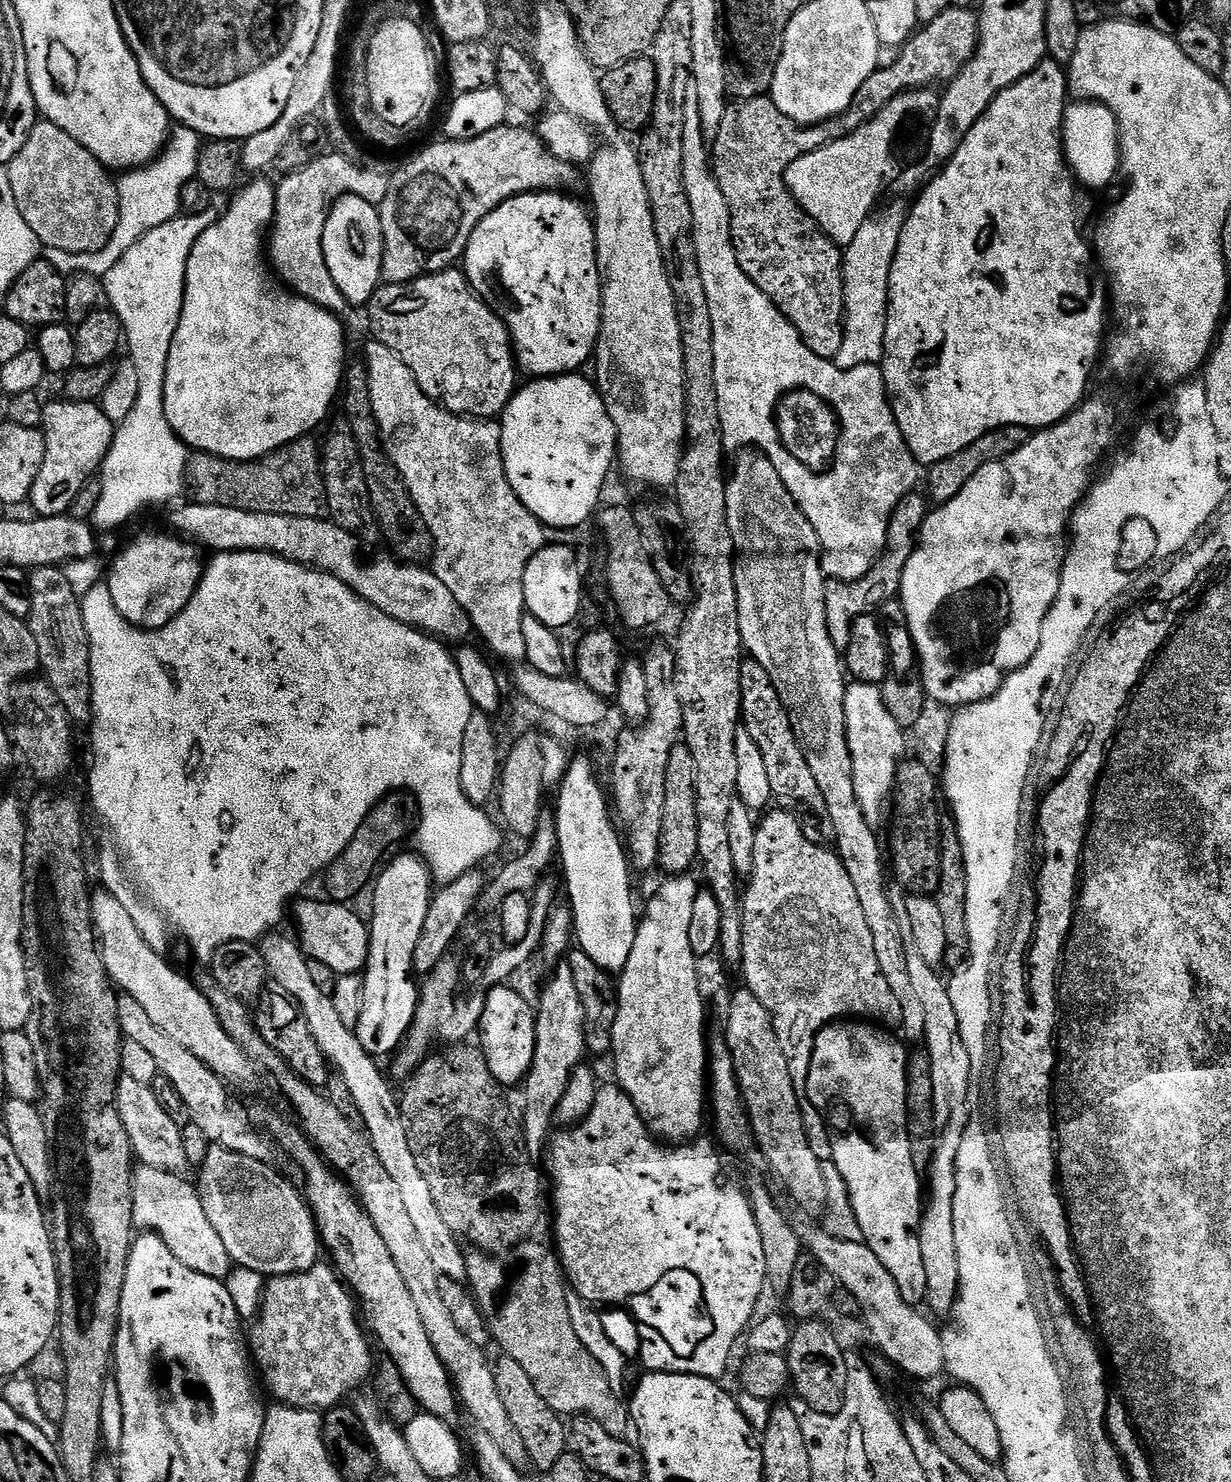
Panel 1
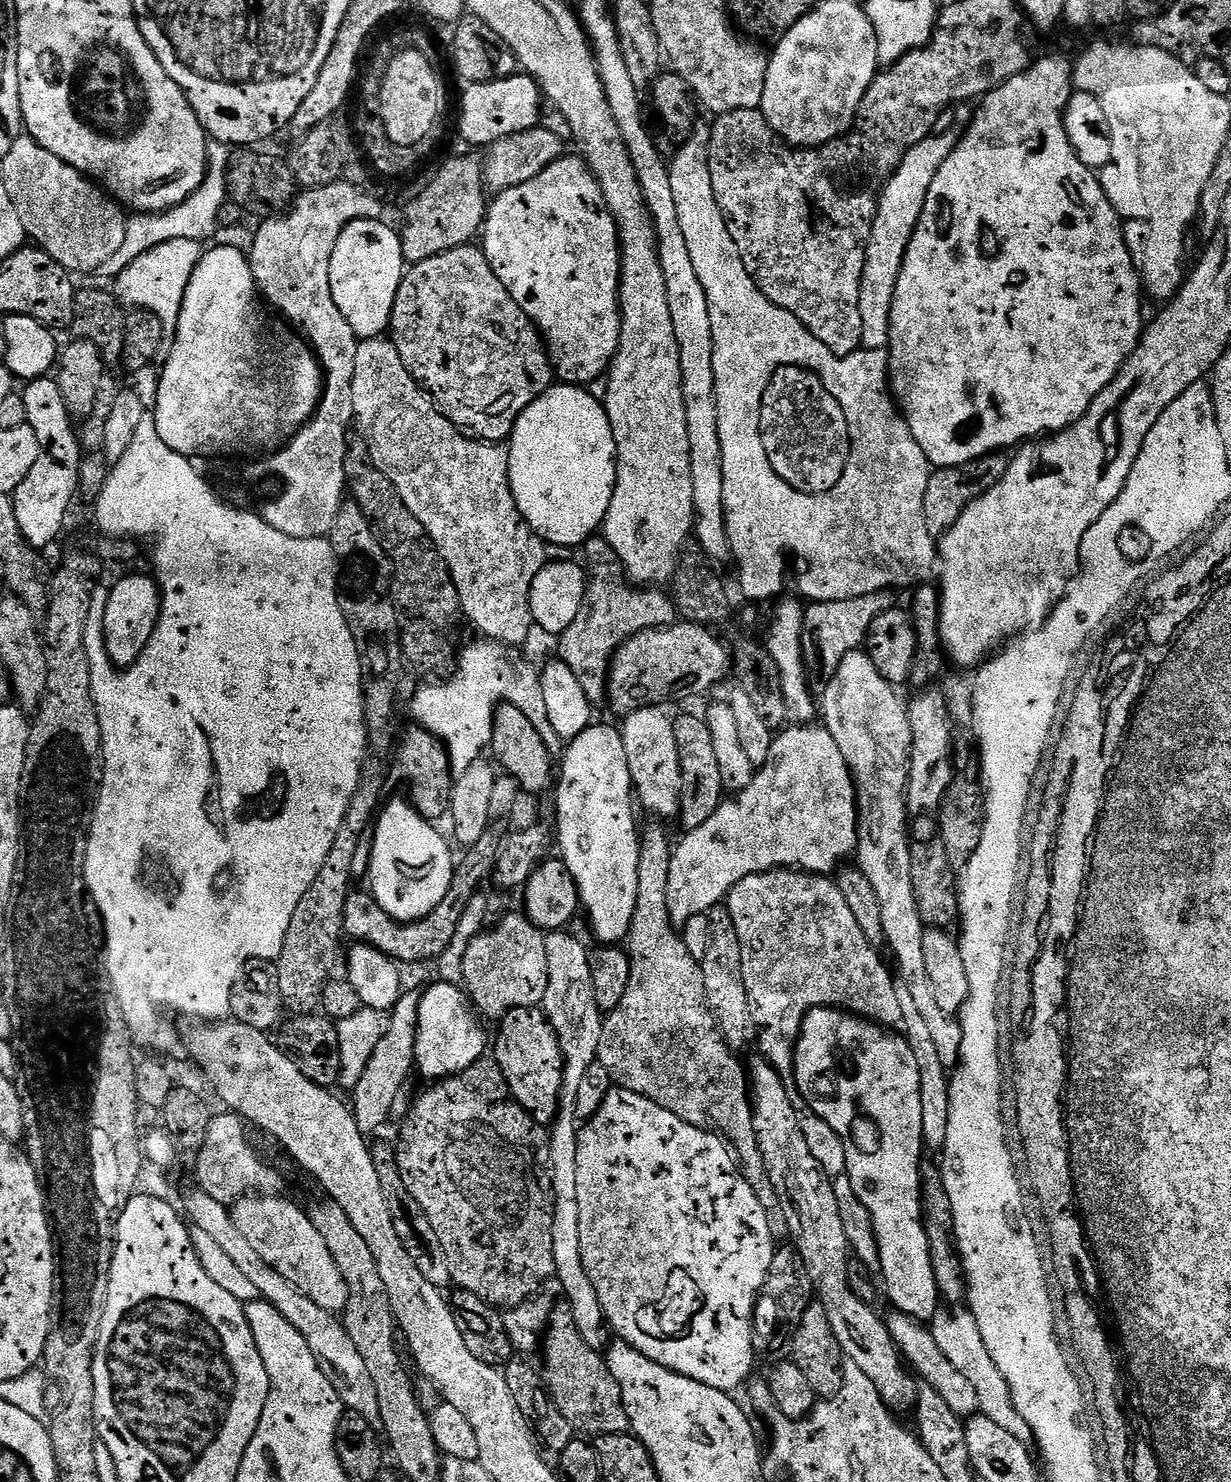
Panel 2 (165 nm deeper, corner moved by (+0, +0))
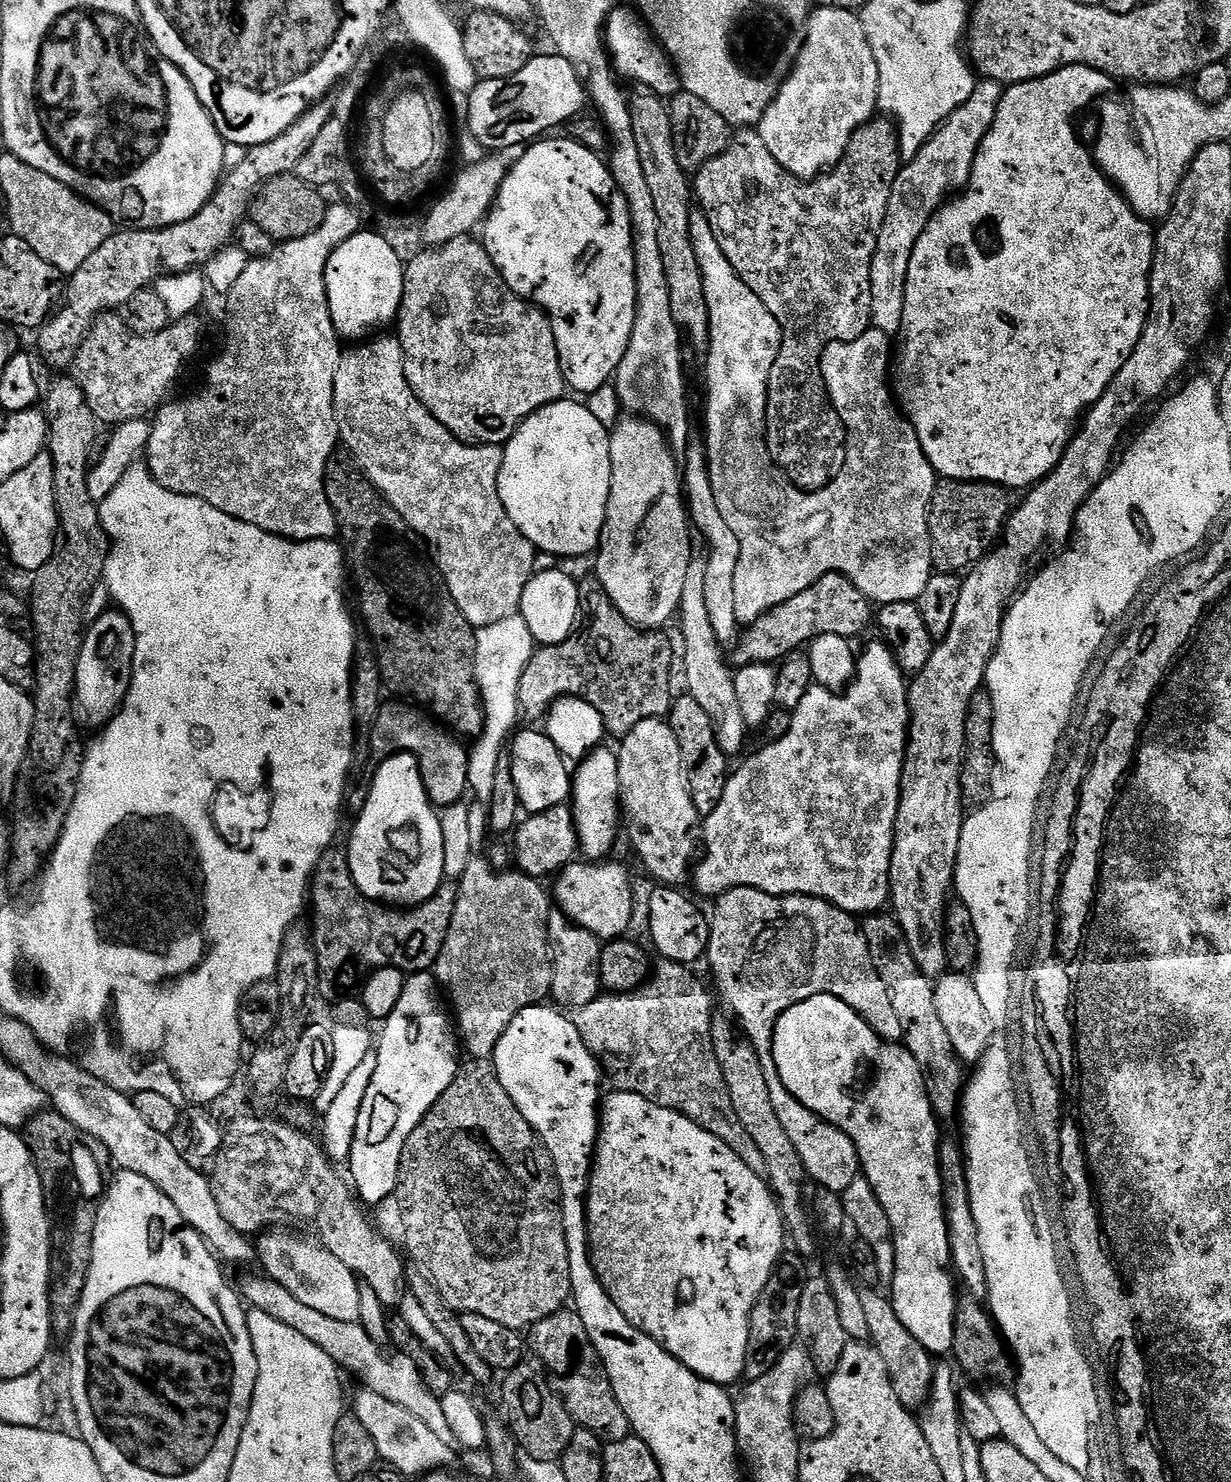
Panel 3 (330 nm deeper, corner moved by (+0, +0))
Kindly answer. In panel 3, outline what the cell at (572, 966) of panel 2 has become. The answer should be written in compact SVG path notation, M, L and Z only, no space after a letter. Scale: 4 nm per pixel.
M552 910L548 922L548 943L551 945L553 970L551 999L556 999L555 1003L564 1010L575 1010L595 1005L602 992L600 986L602 941L594 934L590 934L590 930L573 924L563 912Z

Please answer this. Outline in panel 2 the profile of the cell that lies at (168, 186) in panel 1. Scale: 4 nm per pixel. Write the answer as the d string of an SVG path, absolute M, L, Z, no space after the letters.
M213 151L210 156L210 174L205 175L203 183L196 192L187 196L180 204L175 204L166 212L149 212L147 214L132 214L128 216L126 226L126 242L111 256L107 262L102 262L99 275L115 278L120 275L134 258L146 254L146 250L154 250L154 246L162 246L162 242L170 242L174 238L190 238L191 240L207 241L215 237L218 231L216 215L224 201L228 200L228 158L229 153Z

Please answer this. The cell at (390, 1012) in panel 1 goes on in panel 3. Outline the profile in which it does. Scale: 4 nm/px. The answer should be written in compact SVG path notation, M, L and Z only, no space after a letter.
M398 752L383 757L376 777L368 784L364 808L355 817L352 837L348 840L346 855L350 874L363 896L371 896L389 906L415 906L424 903L445 883L442 858L442 826L437 809L428 801L422 782L420 763L411 752Z

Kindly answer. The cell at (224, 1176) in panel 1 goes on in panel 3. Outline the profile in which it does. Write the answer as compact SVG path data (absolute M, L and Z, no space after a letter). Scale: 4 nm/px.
M288 1230L265 1231L255 1241L254 1247L258 1253L258 1264L265 1268L266 1276L286 1286L286 1290L290 1290L298 1302L311 1306L319 1313L326 1314L326 1318L334 1318L337 1322L359 1321L362 1284L346 1266L346 1262L338 1262L334 1254L319 1244Z

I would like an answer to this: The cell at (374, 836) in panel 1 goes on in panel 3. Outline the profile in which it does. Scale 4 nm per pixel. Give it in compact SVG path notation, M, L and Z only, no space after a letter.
M385 702L380 706L376 721L370 725L372 748L379 754L411 752L420 763L420 773L428 801L437 809L449 808L465 799L464 791L470 787L468 779L468 753L461 741L447 727L441 726L427 711L408 702Z

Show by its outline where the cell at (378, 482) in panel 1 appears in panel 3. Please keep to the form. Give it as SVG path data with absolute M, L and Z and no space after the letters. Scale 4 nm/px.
M337 450L332 453L331 458L328 460L328 465L326 466L324 489L326 490L326 498L330 502L330 506L336 515L338 536L342 541L347 563L350 565L351 579L352 576L356 579L356 596L360 599L360 616L364 619L364 624L368 627L368 632L372 635L373 642L376 643L374 655L380 664L380 679L384 681L385 689L387 689L391 695L392 692L396 695L393 697L403 698L413 705L427 710L441 725L451 729L457 737L465 738L464 736L469 736L469 738L475 738L480 736L484 729L484 699L481 698L480 688L476 684L477 629L473 628L470 622L466 622L466 614L462 614L462 610L458 610L458 602L454 602L454 598L450 594L450 590L444 581L444 576L441 574L440 569L436 567L433 553L426 547L423 539L417 536L416 533L412 531L411 526L404 521L402 514L398 514L398 510L394 510L394 506L390 506L390 502L386 497L368 481L368 477L360 471L356 461L348 455L347 451Z

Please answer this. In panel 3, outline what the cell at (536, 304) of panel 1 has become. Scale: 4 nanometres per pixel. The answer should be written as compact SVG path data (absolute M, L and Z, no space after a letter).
M540 138L529 143L519 153L521 156L517 158L516 164L514 160L514 163L509 167L508 176L502 182L502 186L496 195L495 205L483 221L486 234L482 239L482 243L485 250L490 254L490 258L495 262L497 270L502 274L504 281L519 296L523 296L525 300L543 310L548 319L552 321L565 385L571 391L573 388L576 392L589 394L609 383L615 377L619 363L622 362L623 355L626 354L626 348L630 345L631 331L634 330L635 266L634 250L632 249L631 216L625 193L616 189L617 177L613 175L607 163L597 153L586 150L586 146L567 138L561 138L561 140L548 139L552 138Z

